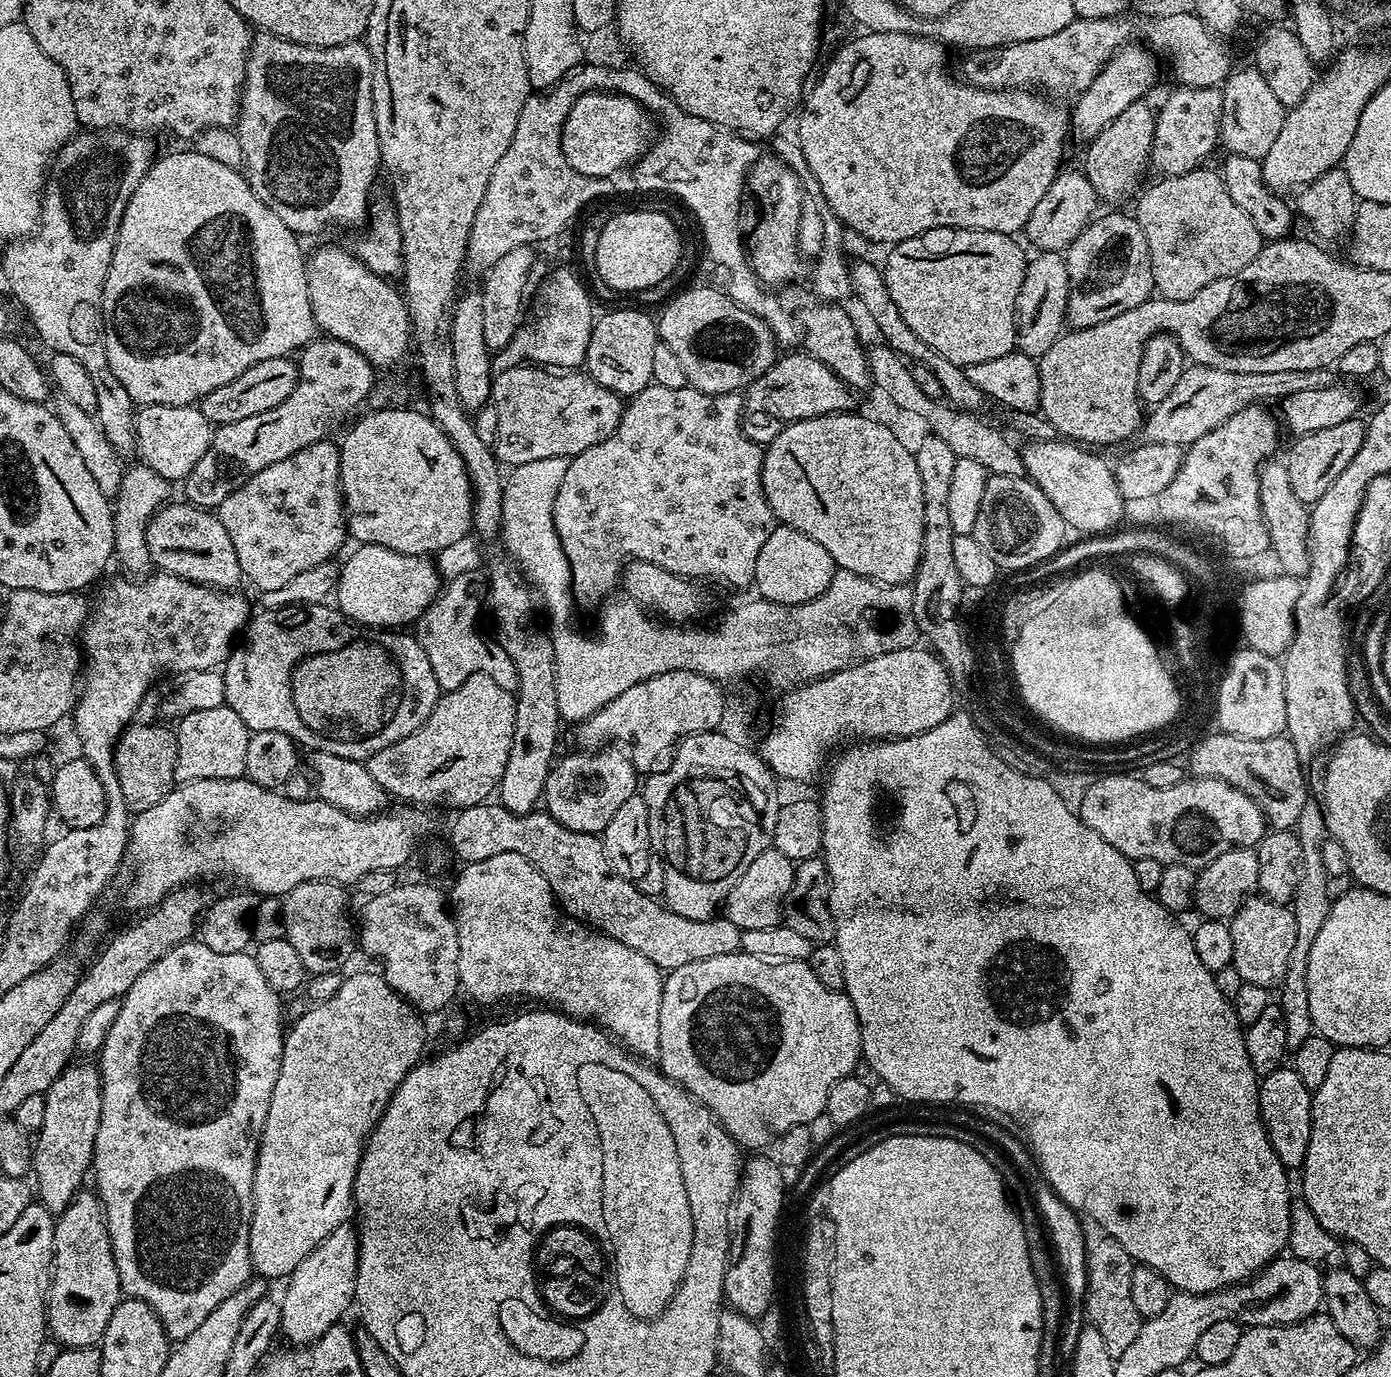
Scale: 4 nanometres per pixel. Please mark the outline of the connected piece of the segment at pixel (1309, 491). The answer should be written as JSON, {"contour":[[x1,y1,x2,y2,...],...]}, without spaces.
{"contour":[[1353,418,1338,422,1338,426,1326,426,1326,430,1314,430,1293,439,1286,465,1294,492,1304,505,1316,504,1326,494,1326,490,1329,490,1334,482,1338,482,1338,476,1350,466,1350,462,1354,462,1354,456,1358,454,1358,450,1362,450,1365,427,1363,419]]}

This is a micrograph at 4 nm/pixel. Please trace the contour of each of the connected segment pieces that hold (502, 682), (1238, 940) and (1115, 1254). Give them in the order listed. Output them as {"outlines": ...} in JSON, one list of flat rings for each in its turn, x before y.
{"outlines":[[[483,571,467,572,451,577,441,587,435,602,428,607,414,625,416,641,426,650,426,658,430,658,430,670,434,670,434,678,438,682,441,693,454,690,466,682,470,674,490,674,502,690,515,693,518,686,518,674,514,670,514,662,498,646,484,641,480,628,476,625,476,615,486,600,486,576]],[[1253,894,1232,917,1230,935,1234,937,1232,967,1238,970,1244,982,1266,989,1279,985,1286,974,1286,962,1290,962,1290,950,1294,946,1294,914,1291,907]],[[1104,1234,1099,1238,1101,1240,1088,1244,1086,1290,1082,1307,1086,1313,1087,1323,1096,1328,1098,1334,1102,1334,1106,1350,1110,1350,1110,1354,1115,1358,1133,1344,1134,1338,1138,1338,1142,1317,1138,1314,1130,1294,1130,1274,1134,1267,1130,1254,1126,1254,1126,1250,1111,1236]]]}

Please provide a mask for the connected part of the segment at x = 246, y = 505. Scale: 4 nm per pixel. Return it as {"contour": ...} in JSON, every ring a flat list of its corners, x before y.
{"contour":[[328,438,319,440,298,450,298,454,290,454,290,458,282,458,282,462,274,462,274,466,266,466,266,470,258,470,254,478,238,486,238,490,220,504,218,515,222,526,226,526,226,534,230,534,230,542,234,542,240,575,260,592,279,590,304,570,331,561,346,541,346,509,340,489,340,450,330,441]]}

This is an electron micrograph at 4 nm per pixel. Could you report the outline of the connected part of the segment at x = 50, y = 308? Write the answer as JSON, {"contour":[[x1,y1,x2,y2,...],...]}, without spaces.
{"contour":[[84,130,73,136,56,153,50,165,50,171,44,182,44,195,40,202,40,222,36,231,25,239,13,240,2,252,2,256,4,256,4,280,8,283,8,288,12,291,13,298,24,307,24,312,28,315,29,322,36,327,36,332,40,335,41,342,48,347,48,350,70,354,70,358,78,358,78,362,82,362,82,366,86,366,87,372,90,373,90,378,94,381,94,390,98,394,98,406,94,413,95,418,102,426,106,438,110,438,110,446,114,446,121,454,136,452,136,414,138,408,137,405,132,403,130,394,126,394,126,386,122,386,122,382,118,382,118,378,114,378,114,370,110,370,110,362,106,358,106,346,104,345,104,313,102,305,104,302,104,283,106,282,106,274,110,270,110,262,114,258,114,246,118,238,122,214,126,210,134,190,138,190,138,182,142,182,142,178,148,173,148,169,154,163,152,144,148,140,151,139,147,135,127,130]]}

